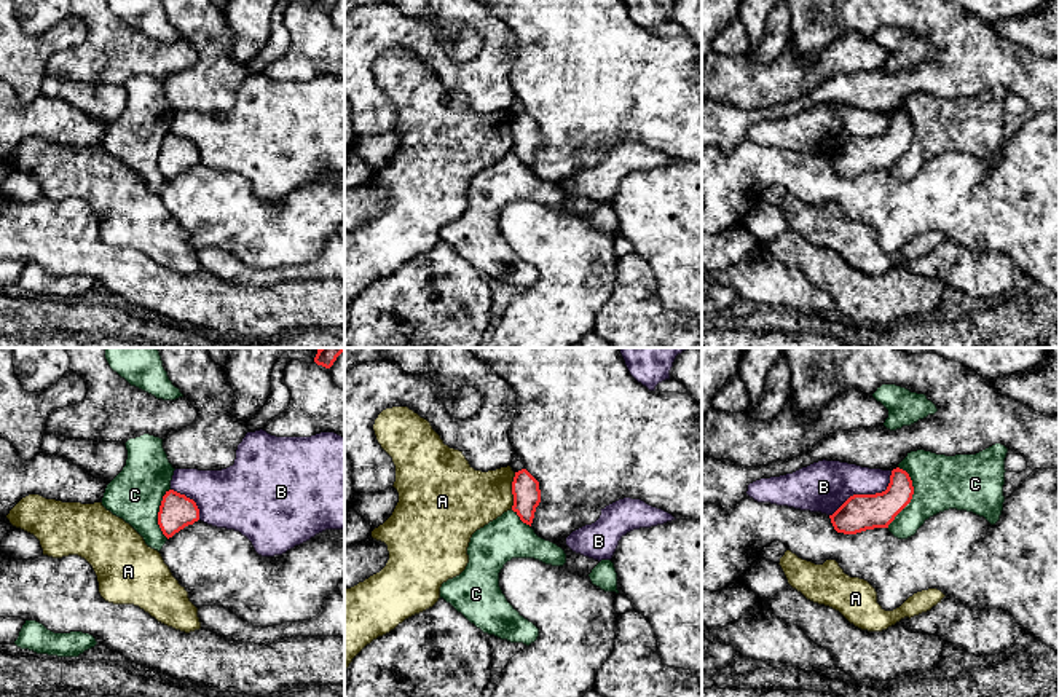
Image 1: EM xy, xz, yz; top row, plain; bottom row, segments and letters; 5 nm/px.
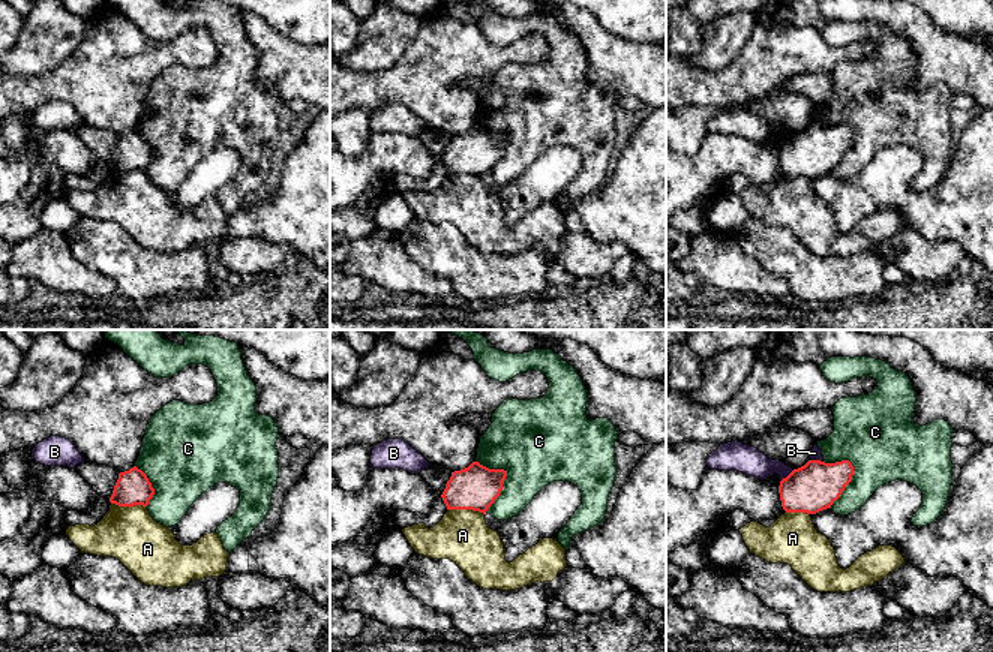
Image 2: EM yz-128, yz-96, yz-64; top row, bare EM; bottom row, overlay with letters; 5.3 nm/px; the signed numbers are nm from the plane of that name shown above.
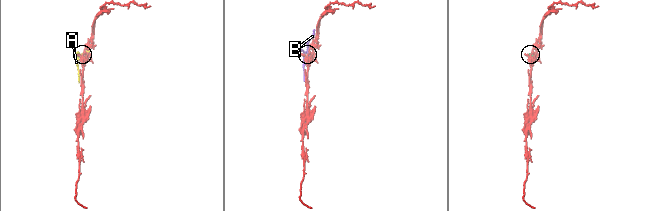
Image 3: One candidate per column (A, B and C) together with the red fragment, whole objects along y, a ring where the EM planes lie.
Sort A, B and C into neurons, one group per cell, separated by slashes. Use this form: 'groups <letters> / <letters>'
groups A / B / C

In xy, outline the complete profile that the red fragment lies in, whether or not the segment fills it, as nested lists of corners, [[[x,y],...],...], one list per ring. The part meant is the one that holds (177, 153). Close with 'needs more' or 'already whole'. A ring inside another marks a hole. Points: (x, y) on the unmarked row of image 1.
[[[174,132],[166,134],[158,155],[158,167],[167,182],[198,163],[199,152],[193,142]]]; already whole

